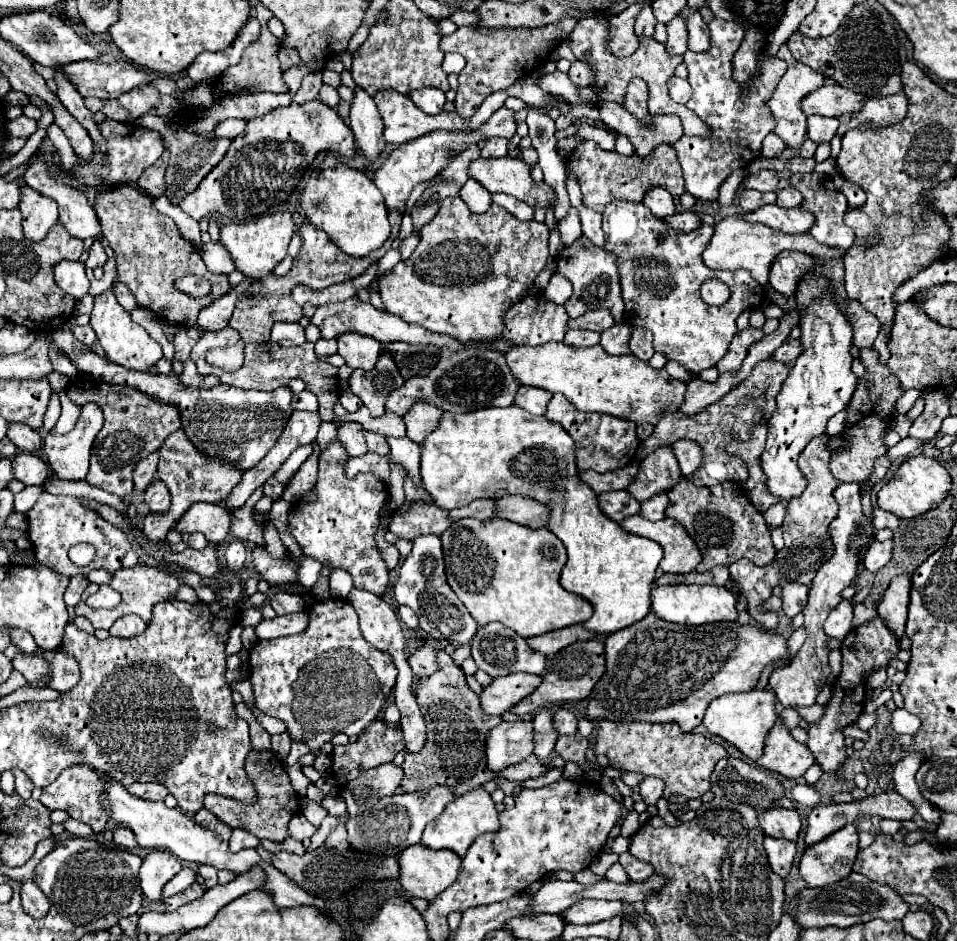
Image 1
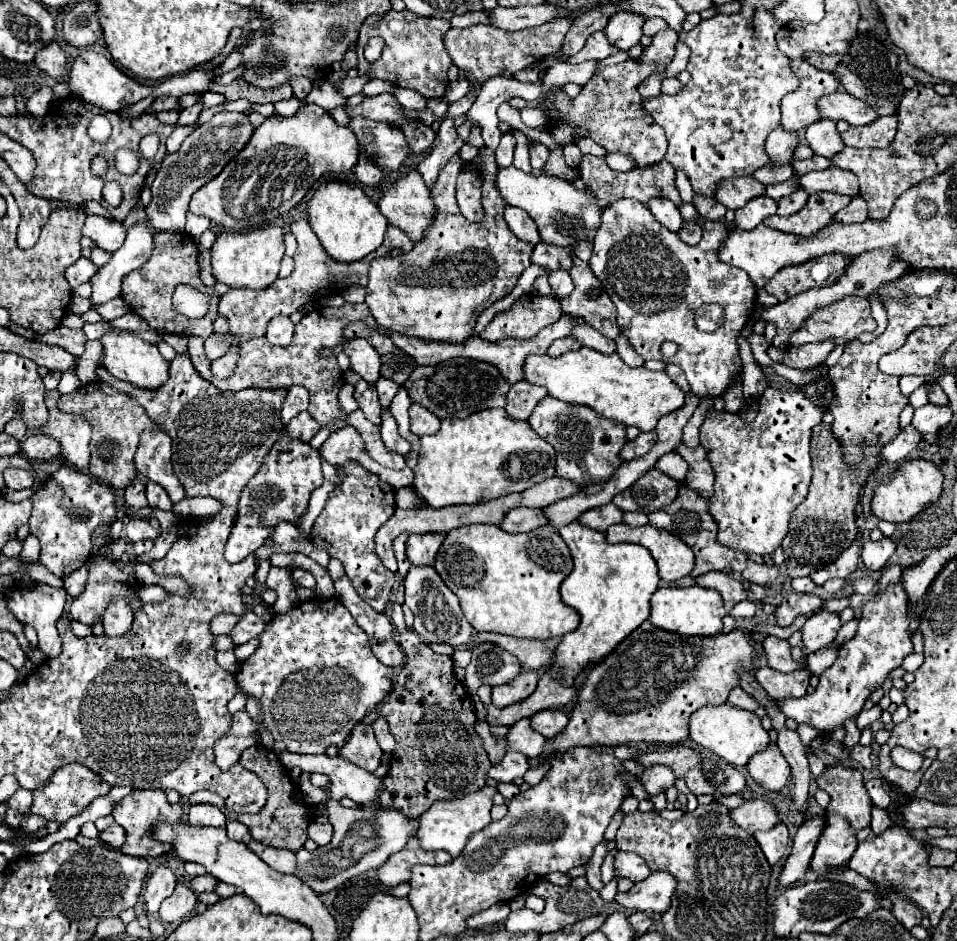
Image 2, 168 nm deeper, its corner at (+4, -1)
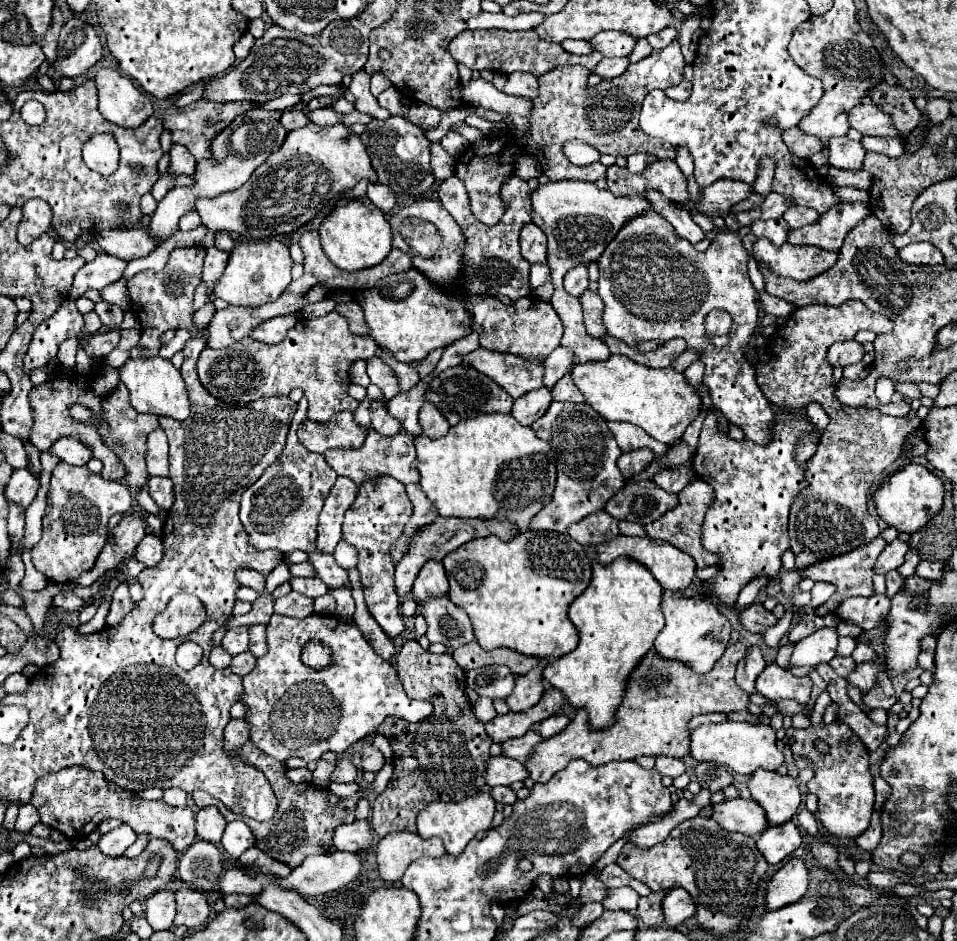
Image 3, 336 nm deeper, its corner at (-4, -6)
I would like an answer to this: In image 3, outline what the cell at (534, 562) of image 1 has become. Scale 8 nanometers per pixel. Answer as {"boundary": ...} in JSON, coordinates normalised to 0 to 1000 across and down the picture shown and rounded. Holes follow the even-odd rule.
{"boundary":[[[550,563],[533,576],[499,572],[497,576],[489,576],[489,580],[481,580],[476,589],[468,589],[468,593],[464,593],[464,604],[470,616],[470,638],[491,655],[497,680],[506,691],[533,689],[548,697],[575,699],[579,695],[577,699],[585,699],[604,687],[604,670],[594,657],[594,644],[614,625],[619,595],[594,567]]]}

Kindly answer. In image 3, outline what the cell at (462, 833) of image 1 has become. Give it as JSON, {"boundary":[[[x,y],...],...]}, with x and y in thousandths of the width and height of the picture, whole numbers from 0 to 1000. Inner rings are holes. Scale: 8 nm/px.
{"boundary":[[[497,844],[491,848],[485,848],[483,852],[449,852],[445,859],[441,859],[435,867],[437,886],[441,891],[460,891],[464,895],[464,901],[468,908],[483,908],[487,897],[495,891],[497,884],[510,882],[514,876],[518,863],[518,852],[512,844]]]}

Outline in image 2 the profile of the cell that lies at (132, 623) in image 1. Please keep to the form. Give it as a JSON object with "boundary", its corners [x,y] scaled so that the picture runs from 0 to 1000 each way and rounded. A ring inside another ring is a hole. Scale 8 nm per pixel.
{"boundary":[[[117,639],[117,643],[109,649],[107,664],[109,664],[109,675],[113,677],[125,677],[138,668],[140,651],[130,643],[130,639]]]}

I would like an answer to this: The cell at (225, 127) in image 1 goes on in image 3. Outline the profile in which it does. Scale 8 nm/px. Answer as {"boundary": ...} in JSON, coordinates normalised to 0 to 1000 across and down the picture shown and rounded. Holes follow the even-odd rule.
{"boundary":[[[303,117],[303,119],[297,119],[295,121],[295,130],[301,138],[307,138],[307,136],[313,136],[313,134],[320,134],[322,132],[322,125],[318,119],[313,117]]]}

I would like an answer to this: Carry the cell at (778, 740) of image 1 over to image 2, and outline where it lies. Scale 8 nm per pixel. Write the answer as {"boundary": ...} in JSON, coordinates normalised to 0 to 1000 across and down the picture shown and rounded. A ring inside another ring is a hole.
{"boundary":[[[803,790],[803,796],[790,800],[782,809],[782,821],[788,830],[805,841],[815,841],[825,826],[825,813],[819,807],[813,790]]]}

